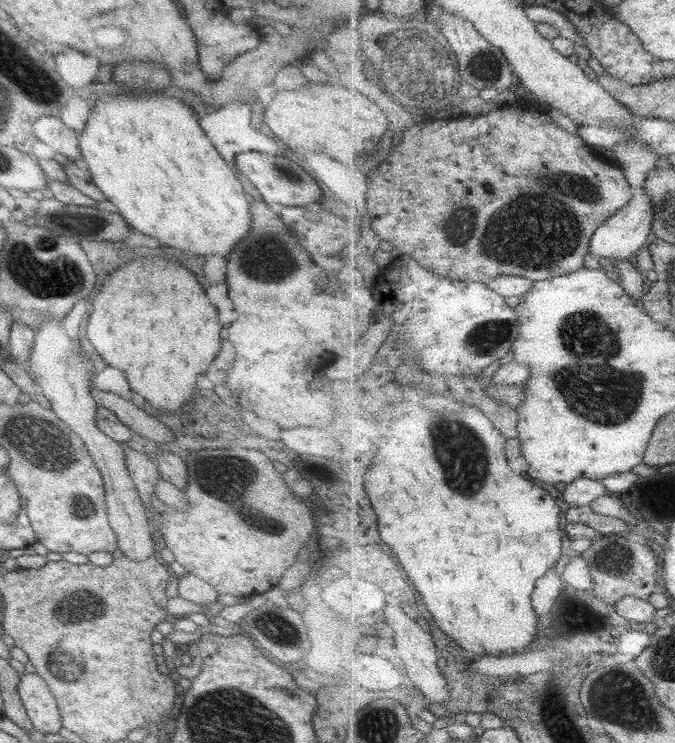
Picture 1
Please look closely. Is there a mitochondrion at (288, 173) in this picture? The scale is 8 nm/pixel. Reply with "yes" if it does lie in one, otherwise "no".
no

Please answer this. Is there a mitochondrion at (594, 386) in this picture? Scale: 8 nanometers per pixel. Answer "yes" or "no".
yes

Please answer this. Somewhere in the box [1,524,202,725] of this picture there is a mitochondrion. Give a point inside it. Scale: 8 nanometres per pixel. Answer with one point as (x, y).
(75, 612)

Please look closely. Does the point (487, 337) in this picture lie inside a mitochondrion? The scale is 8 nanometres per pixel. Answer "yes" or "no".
yes

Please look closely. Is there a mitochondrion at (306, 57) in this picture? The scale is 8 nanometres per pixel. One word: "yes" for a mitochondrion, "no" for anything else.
no

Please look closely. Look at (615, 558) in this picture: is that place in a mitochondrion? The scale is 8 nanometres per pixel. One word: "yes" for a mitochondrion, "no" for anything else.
yes

